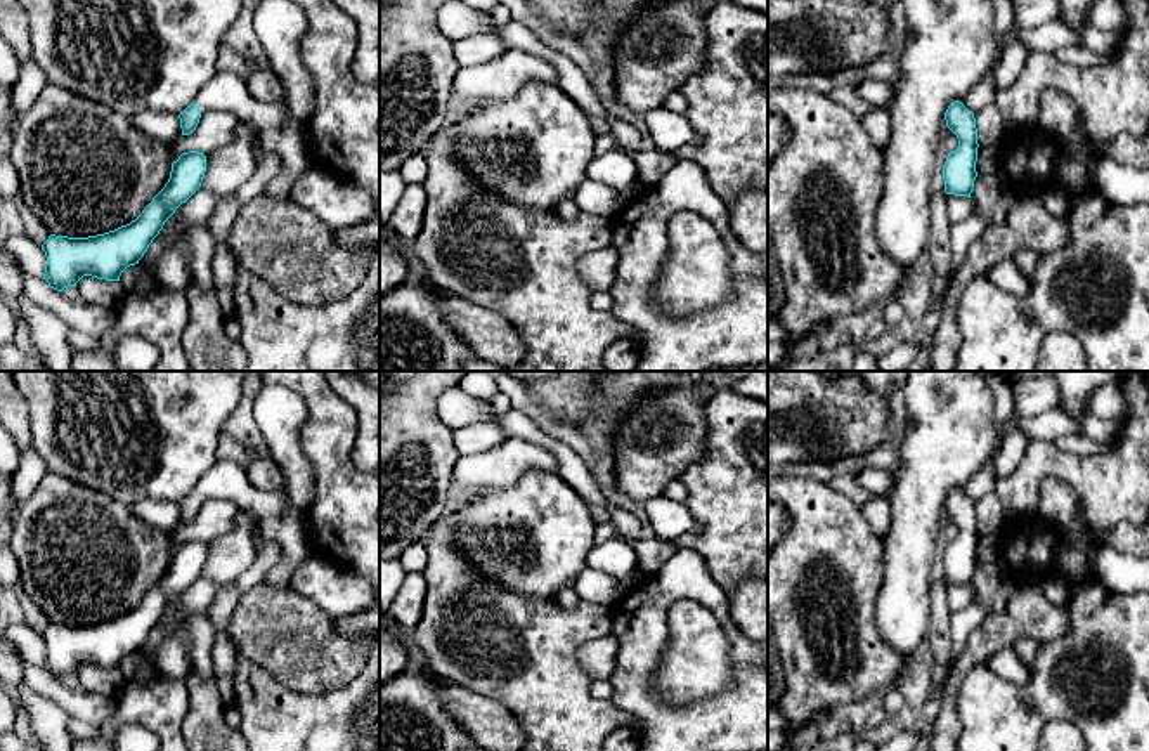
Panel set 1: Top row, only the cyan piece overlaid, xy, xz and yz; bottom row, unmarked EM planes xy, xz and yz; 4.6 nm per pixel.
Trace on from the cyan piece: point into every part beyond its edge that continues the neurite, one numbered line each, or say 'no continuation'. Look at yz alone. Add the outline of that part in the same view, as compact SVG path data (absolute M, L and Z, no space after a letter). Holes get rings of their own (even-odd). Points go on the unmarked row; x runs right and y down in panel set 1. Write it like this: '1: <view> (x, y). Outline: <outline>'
no continuation

